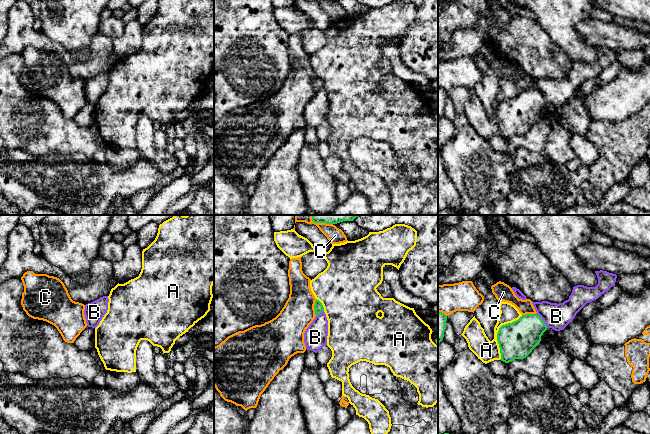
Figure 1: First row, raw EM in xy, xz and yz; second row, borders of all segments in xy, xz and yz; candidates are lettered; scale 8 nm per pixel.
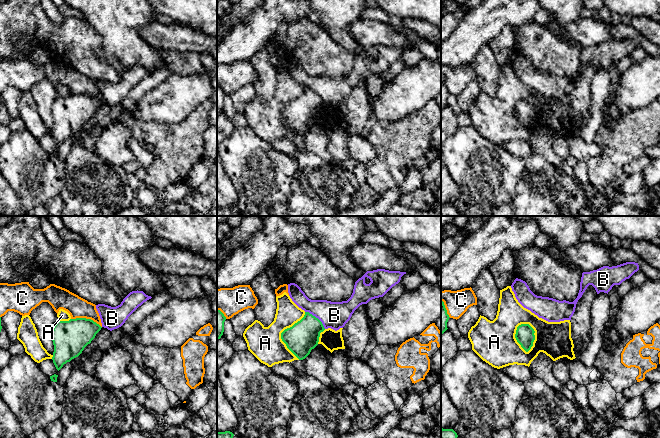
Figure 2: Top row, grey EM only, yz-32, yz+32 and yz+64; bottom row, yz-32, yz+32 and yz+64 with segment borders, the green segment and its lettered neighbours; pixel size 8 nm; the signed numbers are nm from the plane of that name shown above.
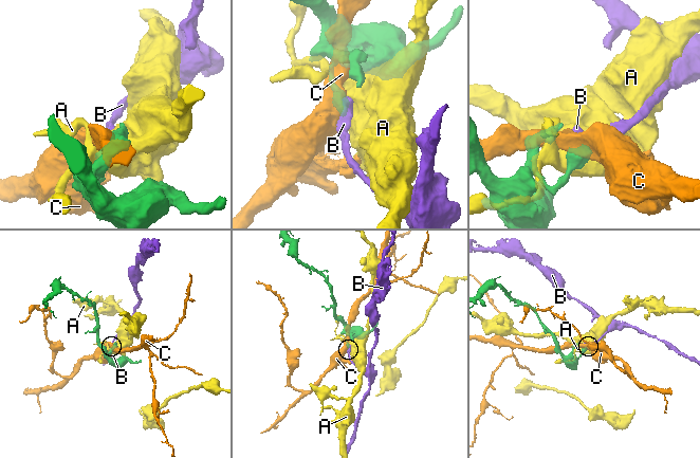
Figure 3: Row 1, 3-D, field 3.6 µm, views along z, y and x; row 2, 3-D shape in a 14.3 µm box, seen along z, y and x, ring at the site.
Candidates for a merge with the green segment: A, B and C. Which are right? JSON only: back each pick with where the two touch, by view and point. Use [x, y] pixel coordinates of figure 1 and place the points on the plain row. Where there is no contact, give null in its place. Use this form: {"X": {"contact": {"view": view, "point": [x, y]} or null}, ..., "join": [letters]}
{"join": []}

